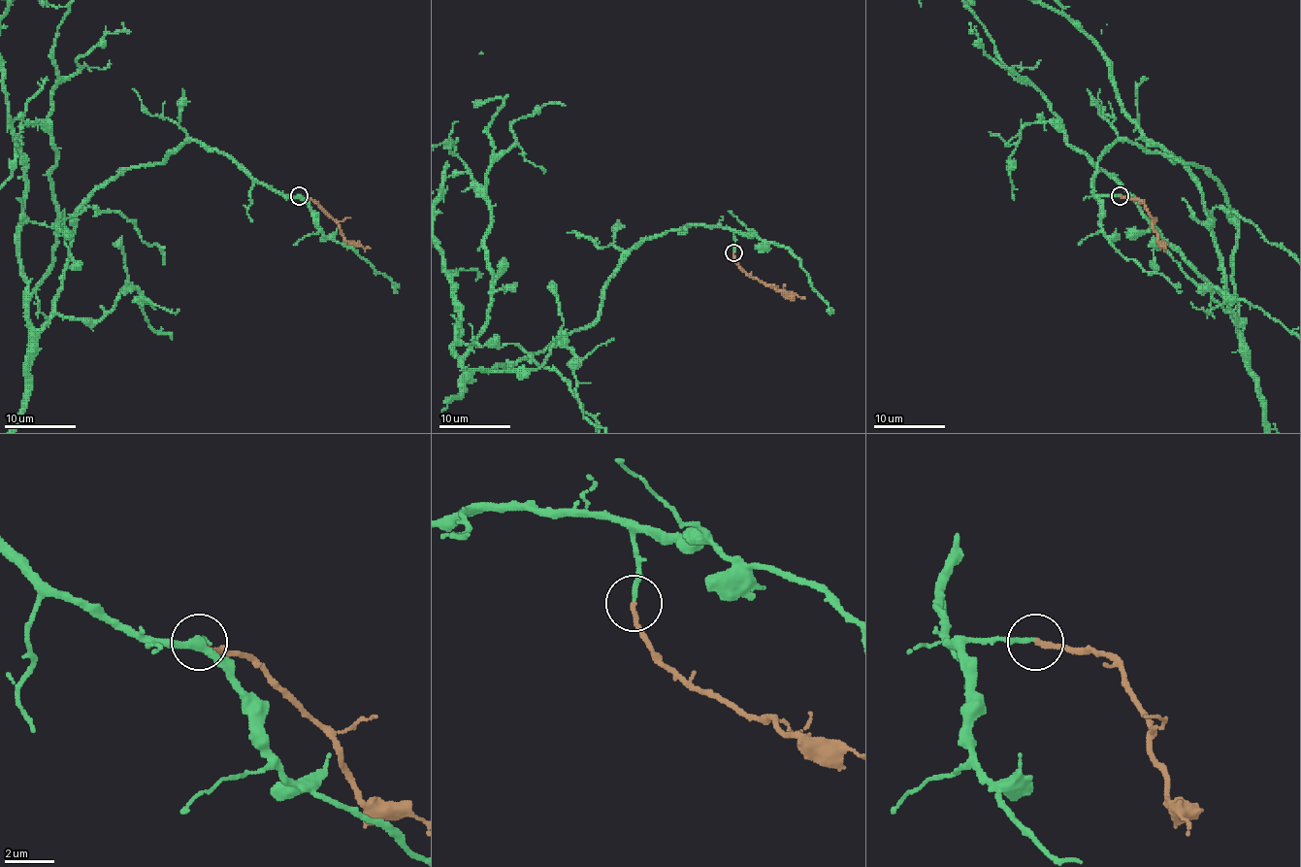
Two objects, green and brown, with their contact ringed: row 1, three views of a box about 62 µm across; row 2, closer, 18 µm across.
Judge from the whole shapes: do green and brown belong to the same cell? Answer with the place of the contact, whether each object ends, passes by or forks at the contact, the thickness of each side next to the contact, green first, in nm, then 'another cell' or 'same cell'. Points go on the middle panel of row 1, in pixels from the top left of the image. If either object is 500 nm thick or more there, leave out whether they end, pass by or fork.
(733, 252) | green ends | brown ends | 180/200 nm | same cell

